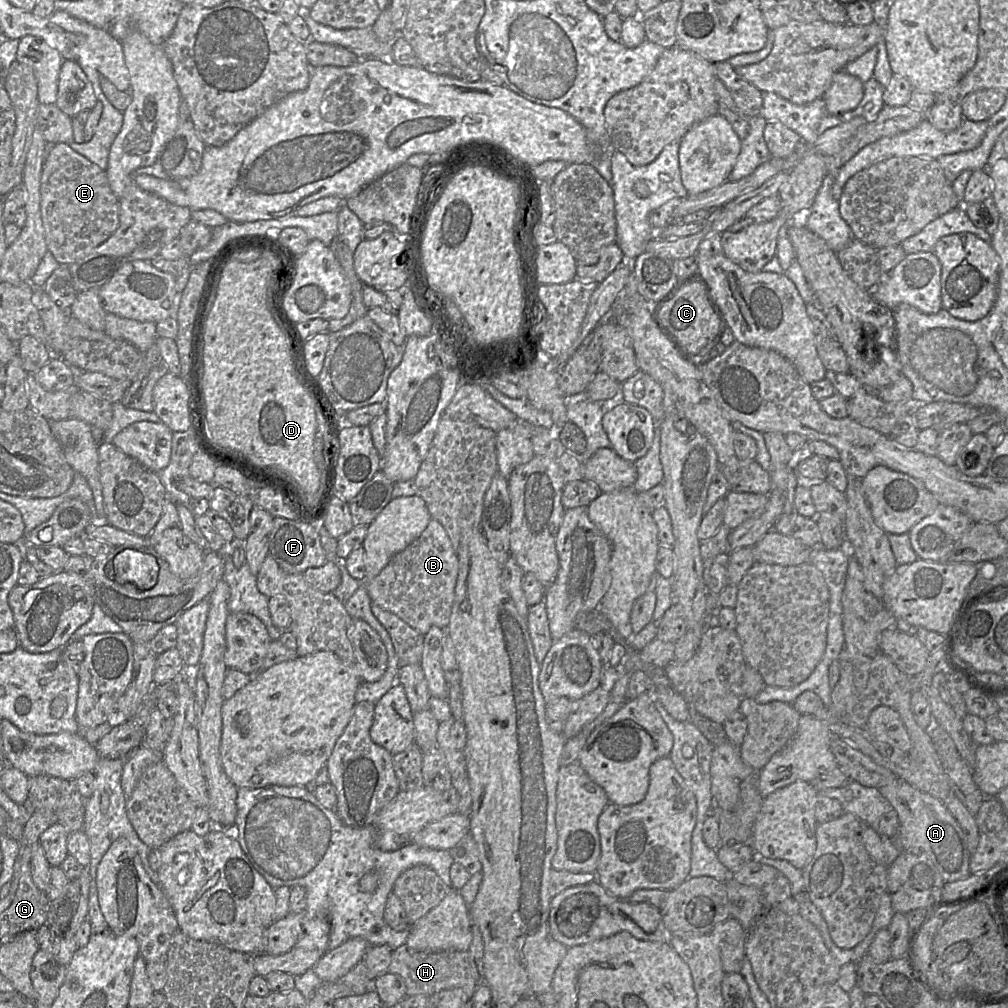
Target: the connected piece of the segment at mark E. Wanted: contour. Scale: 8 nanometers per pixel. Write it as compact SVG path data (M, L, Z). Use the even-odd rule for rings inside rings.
M55 143L46 155L40 179L40 211L47 250L59 264L82 259L119 226L119 199L109 185L106 171L66 143Z

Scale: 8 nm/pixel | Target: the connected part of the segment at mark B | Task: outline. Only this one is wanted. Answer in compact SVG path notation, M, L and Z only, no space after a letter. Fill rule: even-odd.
M432 518L412 544L395 554L375 578L364 583L373 603L393 613L424 635L433 626L447 628L457 574L456 552L444 527Z

